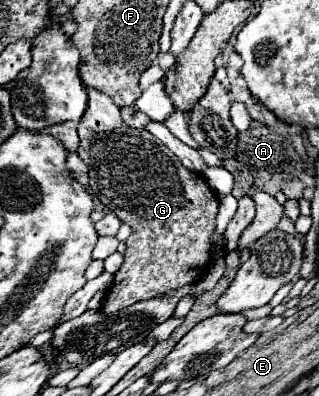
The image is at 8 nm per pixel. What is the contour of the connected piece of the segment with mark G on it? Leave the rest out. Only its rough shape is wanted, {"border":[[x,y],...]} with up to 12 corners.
{"border":[[87,89],[77,155],[133,233],[103,311],[203,277],[219,197]]}

